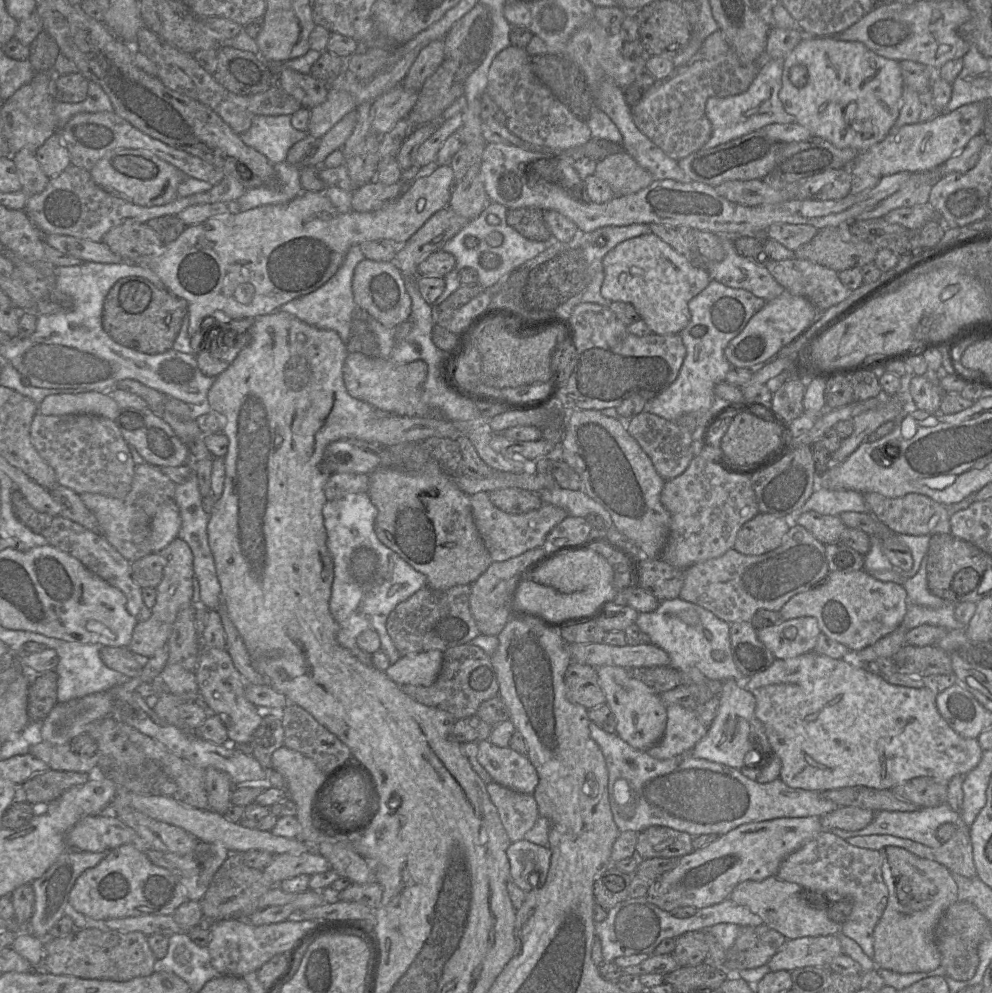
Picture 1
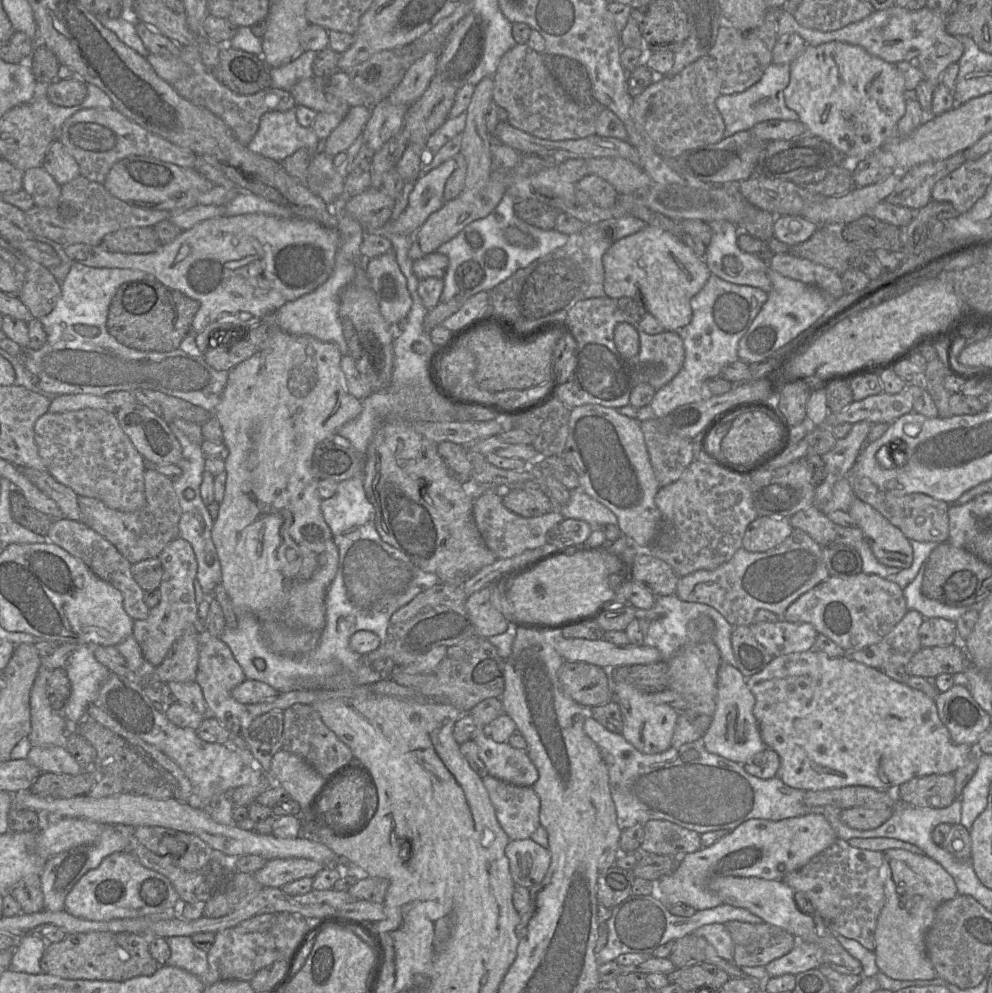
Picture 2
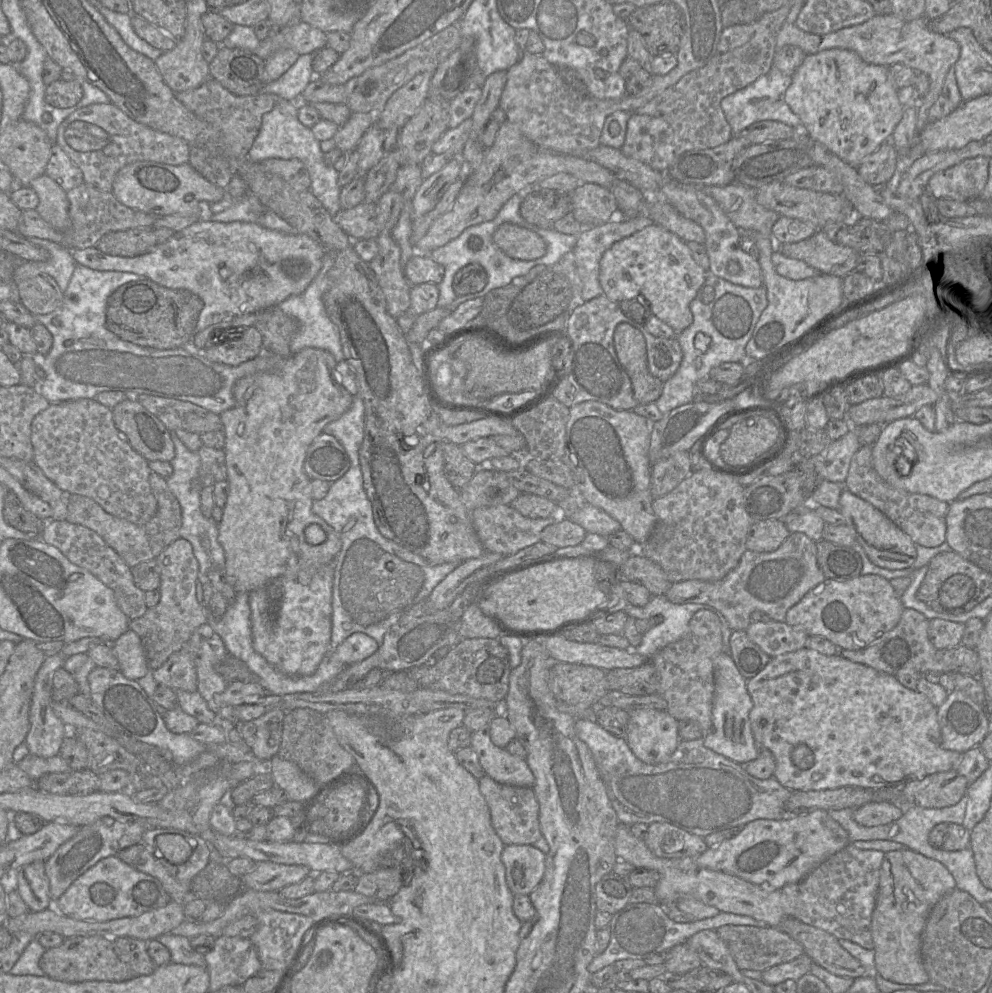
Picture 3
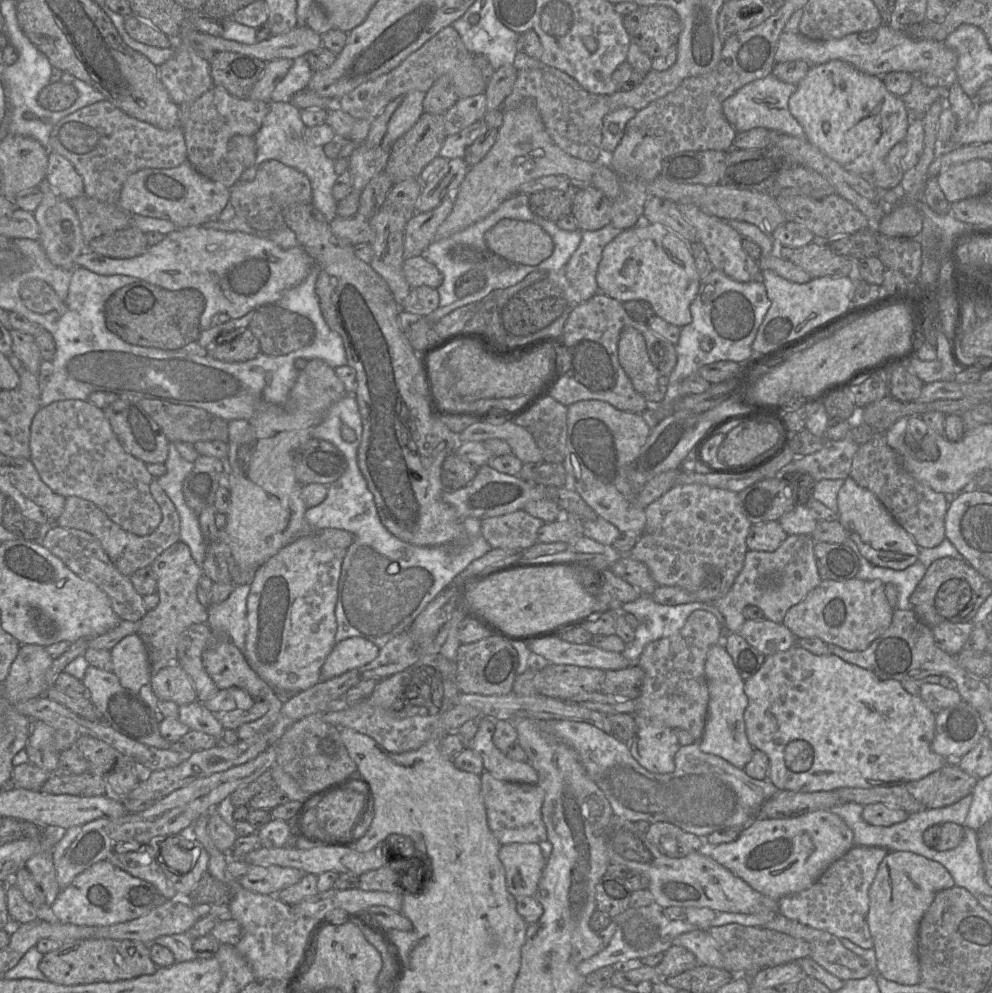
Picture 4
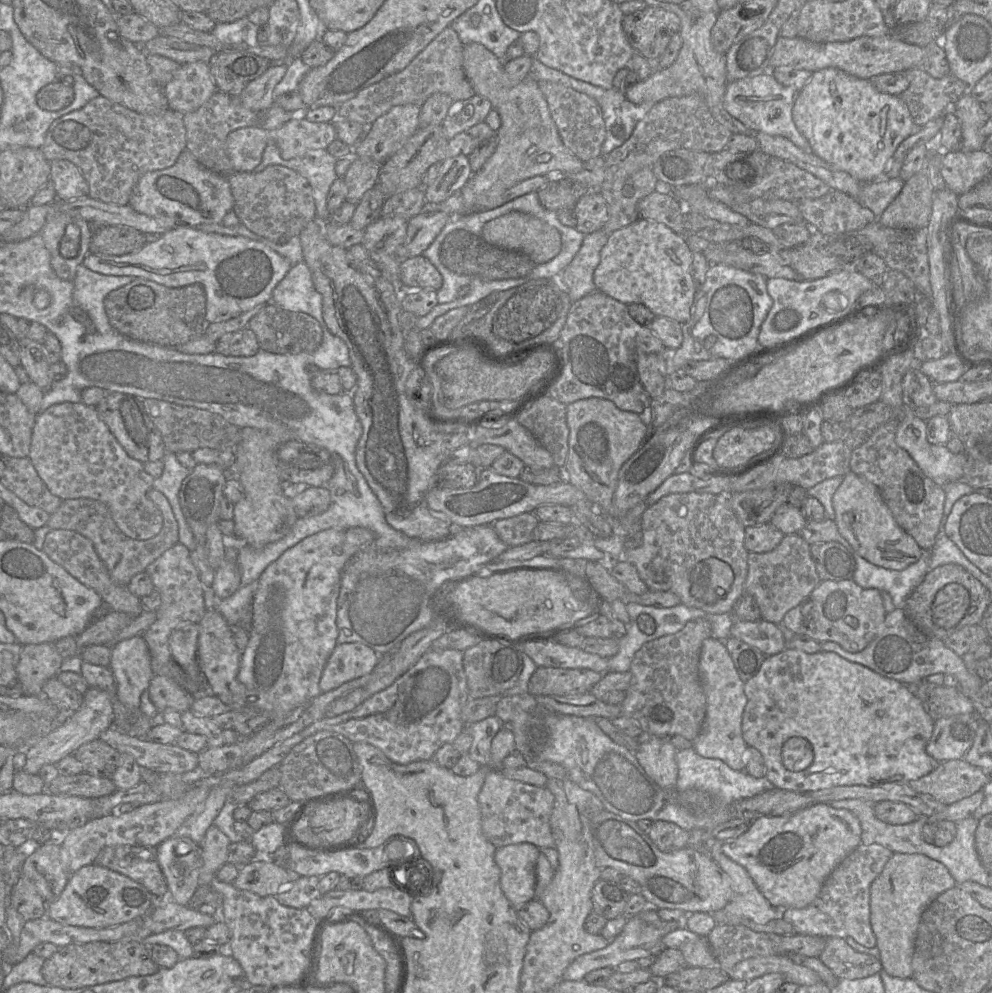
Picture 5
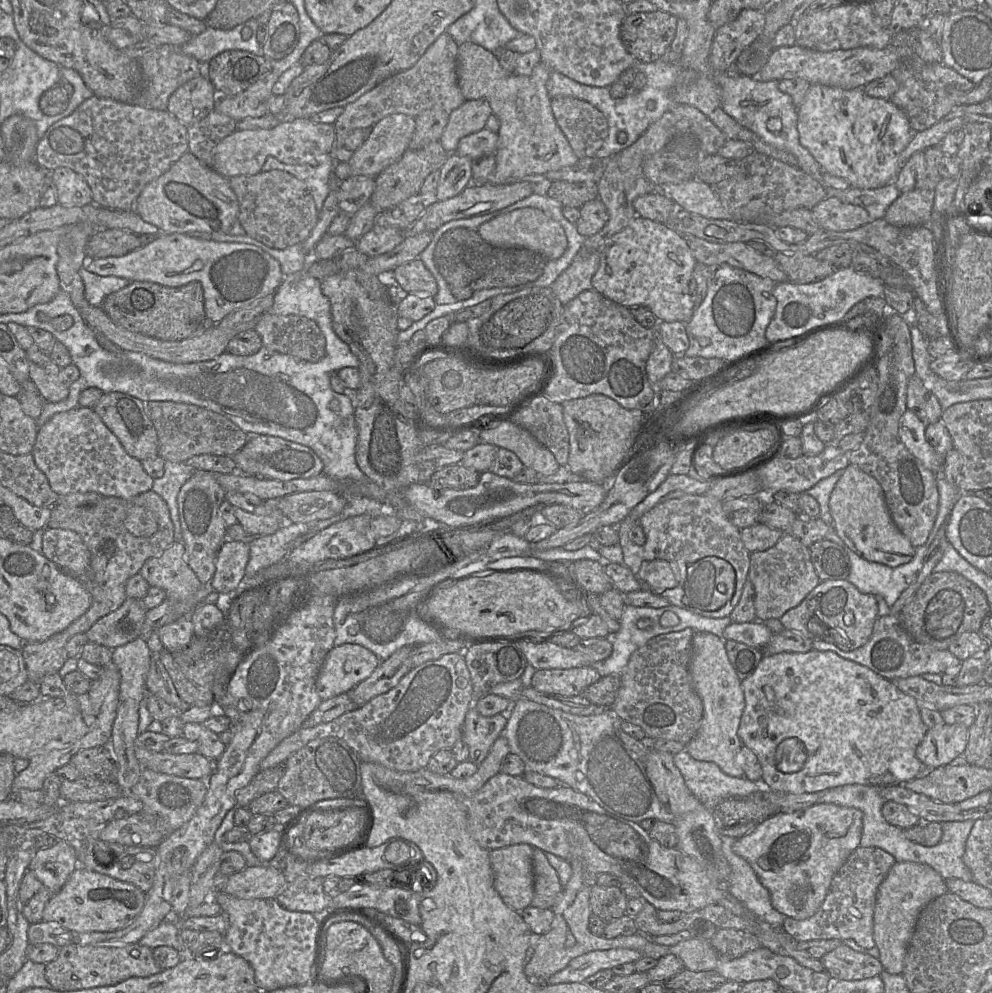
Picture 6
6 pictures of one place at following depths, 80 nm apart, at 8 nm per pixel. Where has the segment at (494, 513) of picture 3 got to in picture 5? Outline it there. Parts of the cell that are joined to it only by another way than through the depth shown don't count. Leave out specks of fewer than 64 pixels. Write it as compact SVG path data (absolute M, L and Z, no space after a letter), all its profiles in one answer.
M526 512L511 518L497 520L490 525L508 547L516 547L533 541L532 531L539 523L534 512Z

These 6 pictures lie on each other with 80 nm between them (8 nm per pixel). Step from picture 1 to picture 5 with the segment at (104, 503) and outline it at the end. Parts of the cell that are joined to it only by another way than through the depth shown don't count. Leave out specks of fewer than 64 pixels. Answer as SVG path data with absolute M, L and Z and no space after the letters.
M151 488L147 492L147 497L159 508L163 516L160 532L151 539L136 540L126 536L116 525L106 504L90 498L63 500L55 512L50 515L46 525L51 530L76 531L91 540L111 579L119 585L128 586L134 575L145 571L149 564L179 542L178 523L166 496Z

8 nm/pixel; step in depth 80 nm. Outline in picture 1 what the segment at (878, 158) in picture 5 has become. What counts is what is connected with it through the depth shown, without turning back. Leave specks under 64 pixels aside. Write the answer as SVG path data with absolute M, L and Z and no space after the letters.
M834 36L804 37L784 59L779 99L785 111L793 115L798 124L806 127L812 136L821 137L838 148L853 148L859 152L864 152L882 141L891 132L900 112L902 91L903 79L898 61L879 56L858 41L842 41Z

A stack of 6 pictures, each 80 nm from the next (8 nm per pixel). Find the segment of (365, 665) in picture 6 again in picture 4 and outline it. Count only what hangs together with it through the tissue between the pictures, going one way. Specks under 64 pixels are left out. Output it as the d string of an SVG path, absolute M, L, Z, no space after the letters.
M350 637L335 644L325 659L319 675L319 682L325 682L349 670L359 668L373 661L379 648L362 637Z

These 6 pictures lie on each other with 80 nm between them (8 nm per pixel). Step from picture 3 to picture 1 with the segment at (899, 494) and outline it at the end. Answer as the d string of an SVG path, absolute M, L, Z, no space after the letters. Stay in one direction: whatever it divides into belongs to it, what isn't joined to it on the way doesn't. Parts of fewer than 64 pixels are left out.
M866 492L862 494L868 511L896 534L931 536L933 534L950 533L950 517L945 505L925 495L909 493L898 498L889 498L876 492Z

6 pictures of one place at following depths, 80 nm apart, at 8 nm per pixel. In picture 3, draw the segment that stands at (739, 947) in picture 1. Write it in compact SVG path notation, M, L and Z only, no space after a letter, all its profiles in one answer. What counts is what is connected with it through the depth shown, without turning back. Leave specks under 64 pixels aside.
M728 924L719 927L716 933L726 944L740 970L763 972L775 965L790 962L804 954L803 946L777 927Z

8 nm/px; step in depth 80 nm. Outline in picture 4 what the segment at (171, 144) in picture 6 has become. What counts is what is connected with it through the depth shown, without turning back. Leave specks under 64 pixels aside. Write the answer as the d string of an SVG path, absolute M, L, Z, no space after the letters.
M107 100L83 107L62 118L51 131L48 150L62 155L74 166L83 179L85 195L109 204L118 204L123 185L131 174L145 168L171 169L187 161L181 127L159 129L128 116Z

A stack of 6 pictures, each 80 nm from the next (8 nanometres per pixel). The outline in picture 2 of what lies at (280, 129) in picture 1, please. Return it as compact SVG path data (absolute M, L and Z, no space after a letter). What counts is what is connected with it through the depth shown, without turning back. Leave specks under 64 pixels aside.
M295 109L265 113L260 118L259 128L247 148L263 157L281 163L297 150L304 148L311 155L316 153L319 139L311 128L302 127L296 119Z

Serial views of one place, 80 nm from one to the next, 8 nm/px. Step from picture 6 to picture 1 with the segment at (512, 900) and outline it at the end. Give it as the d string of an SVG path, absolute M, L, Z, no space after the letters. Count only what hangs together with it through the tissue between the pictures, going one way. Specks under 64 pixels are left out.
M522 839L507 848L510 880L524 892L540 888L546 882L551 861L548 847Z

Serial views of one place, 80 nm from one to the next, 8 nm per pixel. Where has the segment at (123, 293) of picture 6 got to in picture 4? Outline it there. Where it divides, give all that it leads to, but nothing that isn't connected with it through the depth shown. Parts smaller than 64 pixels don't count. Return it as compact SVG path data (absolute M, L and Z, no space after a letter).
M136 281L116 290L105 304L105 323L109 331L123 341L142 347L163 350L190 348L201 333L200 319L206 307L204 296L196 289L170 291L145 281Z

